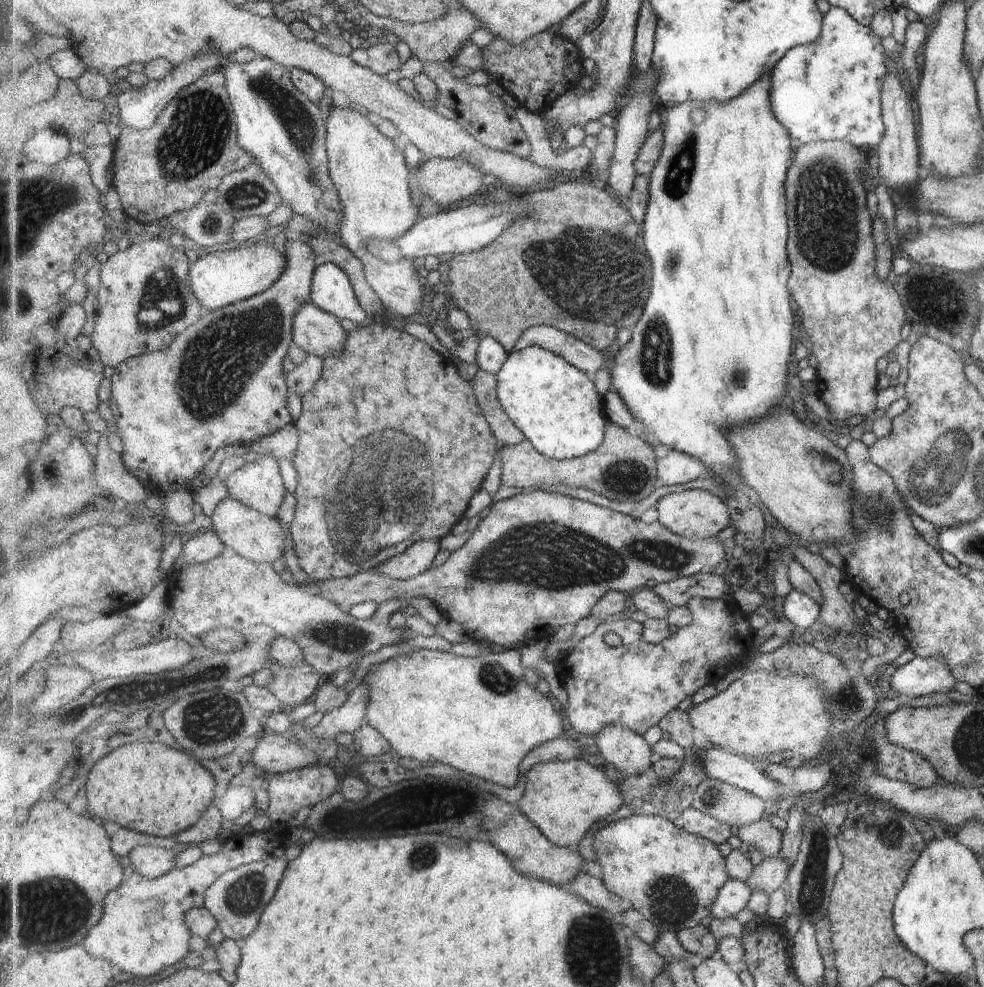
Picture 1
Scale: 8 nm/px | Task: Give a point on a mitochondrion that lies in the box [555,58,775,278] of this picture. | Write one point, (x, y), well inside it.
(678, 176)

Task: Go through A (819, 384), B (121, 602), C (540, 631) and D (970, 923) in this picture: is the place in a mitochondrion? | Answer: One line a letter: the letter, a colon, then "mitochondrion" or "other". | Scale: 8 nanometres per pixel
A: other
B: other
C: other
D: other

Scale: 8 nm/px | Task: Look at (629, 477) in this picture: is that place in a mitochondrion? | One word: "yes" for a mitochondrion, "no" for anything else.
yes

